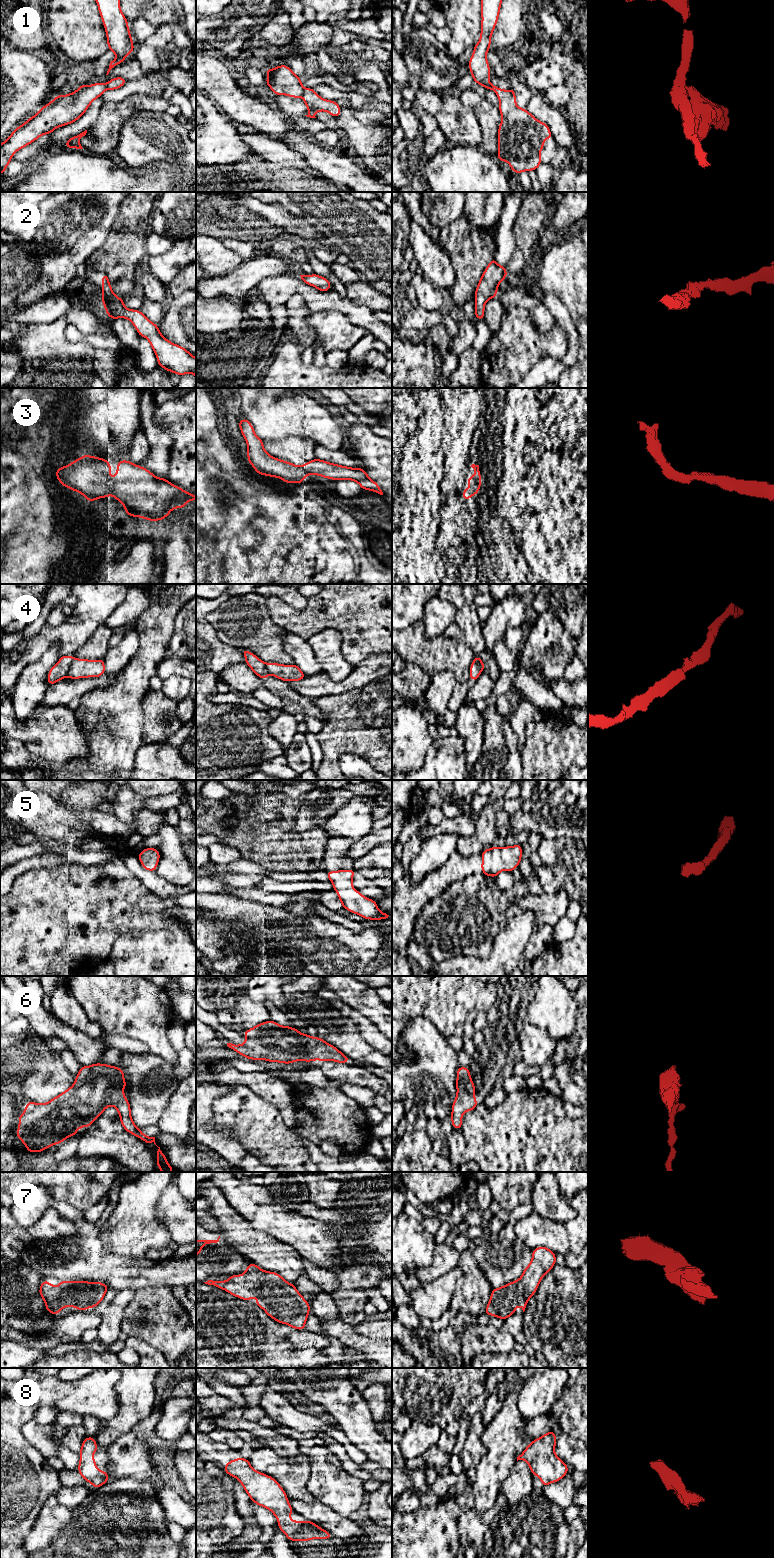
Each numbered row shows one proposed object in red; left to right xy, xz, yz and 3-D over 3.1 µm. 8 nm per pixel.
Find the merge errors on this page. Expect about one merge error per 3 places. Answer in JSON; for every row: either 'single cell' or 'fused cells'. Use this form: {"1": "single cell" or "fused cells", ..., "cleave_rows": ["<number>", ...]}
{"1": "fused cells", "2": "single cell", "3": "single cell", "4": "fused cells", "5": "single cell", "6": "single cell", "7": "single cell", "8": "single cell", "cleave_rows": ["1", "4"]}

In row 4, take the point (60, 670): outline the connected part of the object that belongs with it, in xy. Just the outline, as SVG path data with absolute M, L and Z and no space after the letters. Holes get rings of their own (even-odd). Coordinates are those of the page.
M63 655L56 663L56 665L49 670L47 679L48 684L55 684L56 682L65 678L74 659L74 656Z

